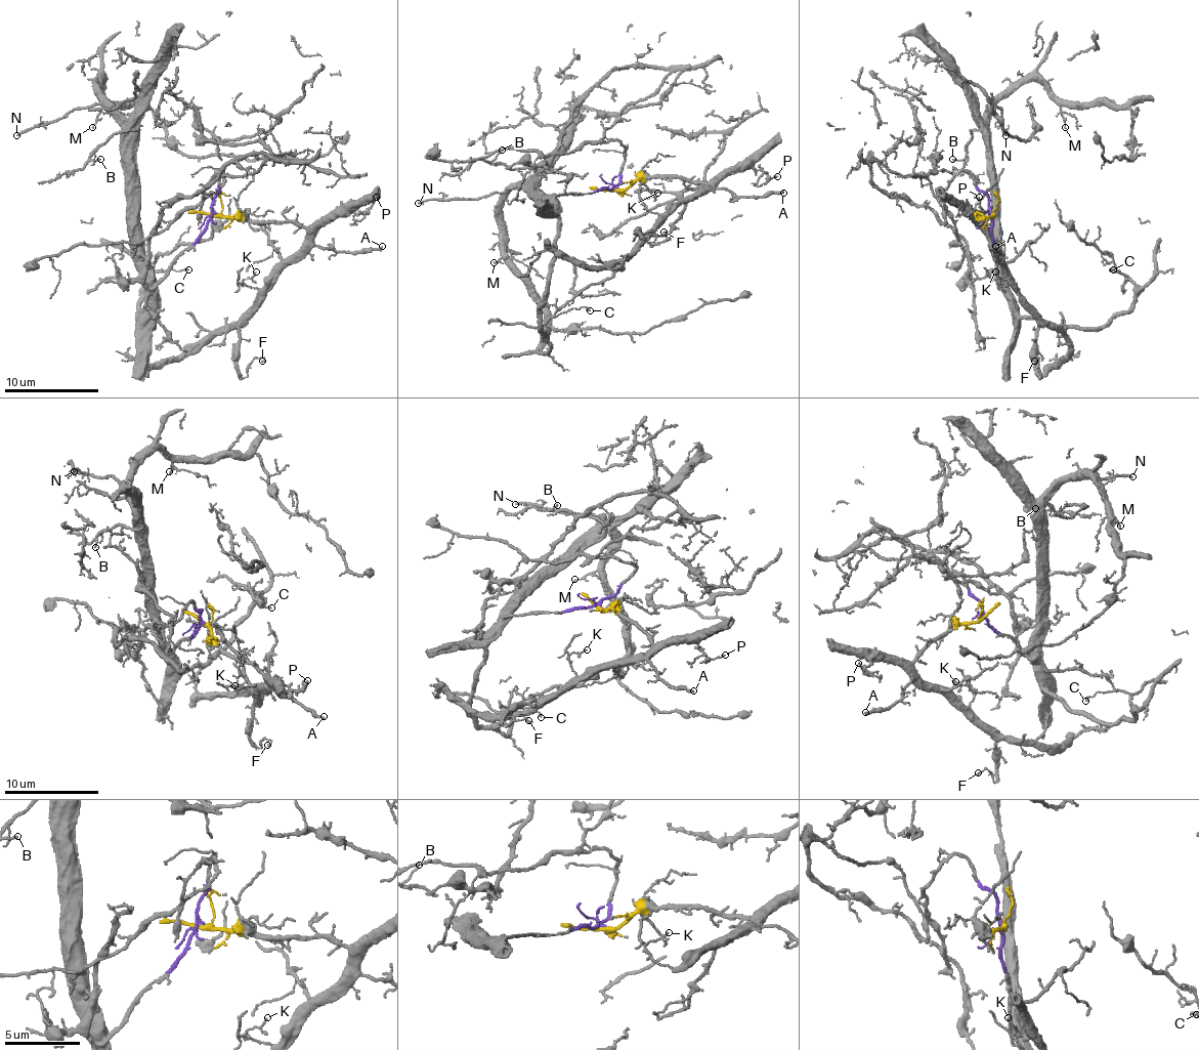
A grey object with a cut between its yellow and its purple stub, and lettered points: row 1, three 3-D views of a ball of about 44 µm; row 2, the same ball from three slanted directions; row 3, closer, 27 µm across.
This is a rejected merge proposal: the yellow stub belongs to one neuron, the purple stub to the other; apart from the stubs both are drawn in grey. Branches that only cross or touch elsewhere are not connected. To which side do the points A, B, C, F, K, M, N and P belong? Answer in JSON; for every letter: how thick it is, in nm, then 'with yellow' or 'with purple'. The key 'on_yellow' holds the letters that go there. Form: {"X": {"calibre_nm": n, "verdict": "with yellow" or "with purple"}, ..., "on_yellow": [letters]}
{"A": {"calibre_nm": 220, "verdict": "with yellow"}, "B": {"calibre_nm": 120, "verdict": "with purple"}, "C": {"calibre_nm": 150, "verdict": "with purple"}, "F": {"calibre_nm": 120, "verdict": "with yellow"}, "K": {"calibre_nm": 80, "verdict": "with yellow"}, "M": {"calibre_nm": 100, "verdict": "with purple"}, "N": {"calibre_nm": 180, "verdict": "with purple"}, "P": {"calibre_nm": 110, "verdict": "with yellow"}, "on_yellow": ["A", "F", "K", "P"]}

